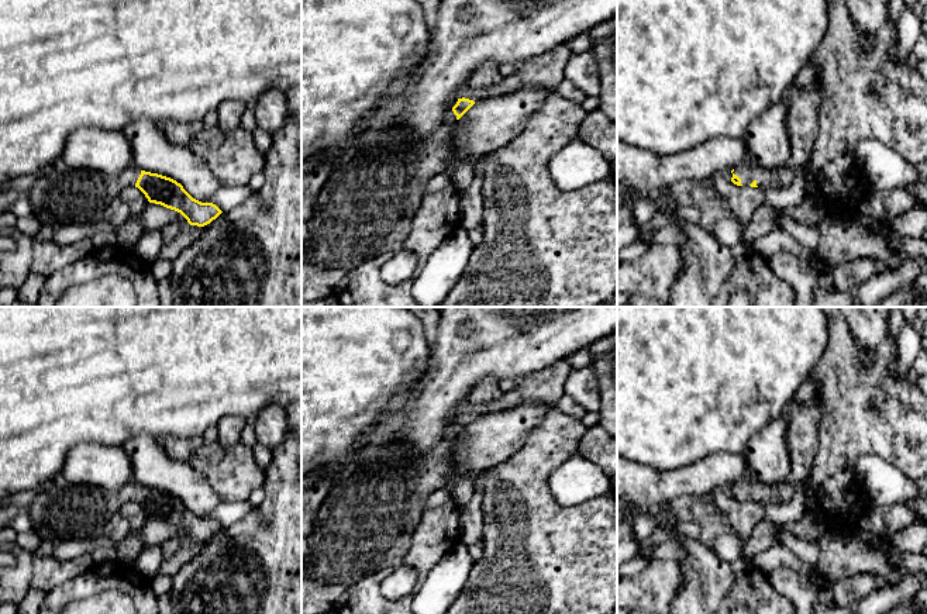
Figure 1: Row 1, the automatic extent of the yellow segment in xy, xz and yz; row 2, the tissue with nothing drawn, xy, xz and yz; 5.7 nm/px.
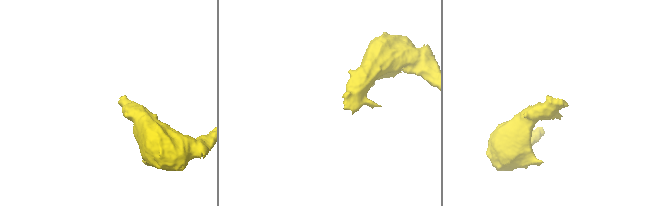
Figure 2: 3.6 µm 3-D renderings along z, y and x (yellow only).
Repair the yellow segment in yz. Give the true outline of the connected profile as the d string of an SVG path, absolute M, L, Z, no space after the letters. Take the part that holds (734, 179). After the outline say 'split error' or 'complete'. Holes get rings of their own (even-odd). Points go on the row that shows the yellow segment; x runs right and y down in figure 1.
M740 165L731 170L731 182L737 186L751 187L788 187L795 179L795 169L786 166L782 168L759 168L751 165Z; split error

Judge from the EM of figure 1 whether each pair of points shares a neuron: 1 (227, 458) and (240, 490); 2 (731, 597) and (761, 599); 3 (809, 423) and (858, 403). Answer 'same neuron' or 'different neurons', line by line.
1: same neuron
2: same neuron
3: different neurons

